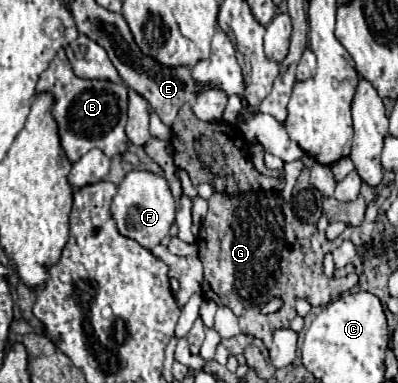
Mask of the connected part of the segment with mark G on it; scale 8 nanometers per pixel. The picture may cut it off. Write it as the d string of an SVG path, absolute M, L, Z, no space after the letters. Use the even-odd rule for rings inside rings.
M251 191L237 197L213 193L209 199L207 217L201 223L199 237L199 259L205 269L203 277L203 295L213 299L217 305L229 307L241 321L241 329L245 335L259 337L265 347L271 347L271 335L275 329L287 329L295 317L295 301L307 299L313 307L327 305L341 295L339 287L333 287L333 279L327 279L323 273L323 259L329 251L333 251L333 243L325 239L323 233L317 231L315 225L307 225L293 217L291 207L287 207L279 193L261 193ZM273 297L281 297L283 307L275 313L263 315L261 307Z

